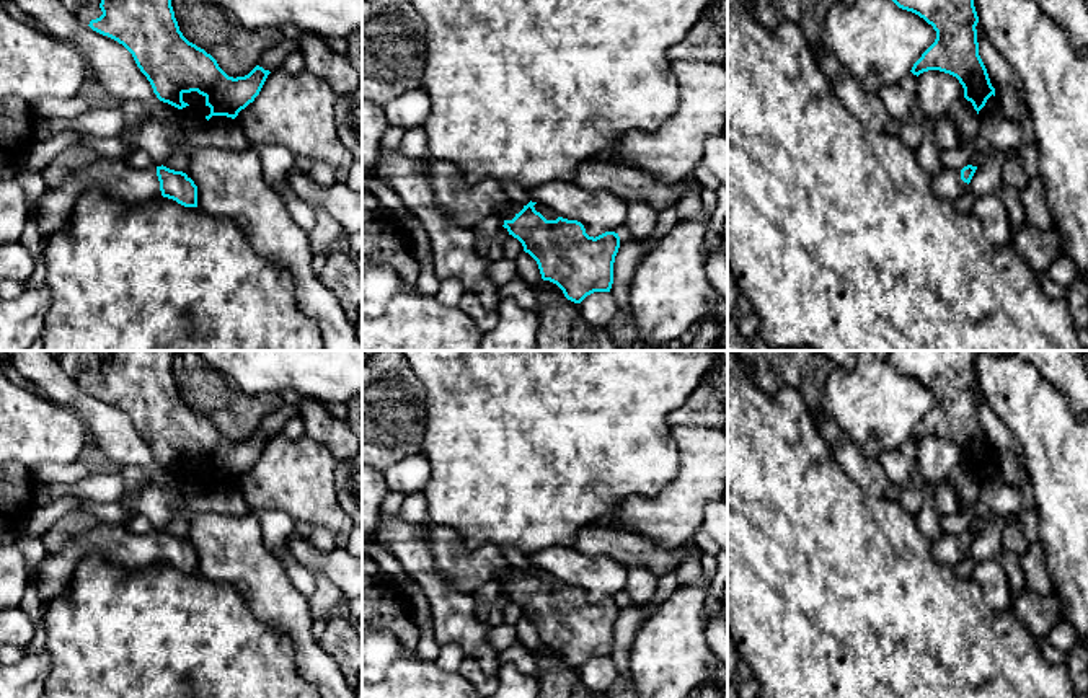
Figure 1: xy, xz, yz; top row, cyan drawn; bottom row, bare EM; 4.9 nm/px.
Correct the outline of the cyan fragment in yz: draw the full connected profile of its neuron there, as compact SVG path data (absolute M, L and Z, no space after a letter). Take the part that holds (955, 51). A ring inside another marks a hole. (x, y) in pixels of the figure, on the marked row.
M892 0L899 8L923 18L936 31L935 42L913 64L912 73L940 70L959 80L964 98L979 111L993 95L987 68L979 55L974 0Z

